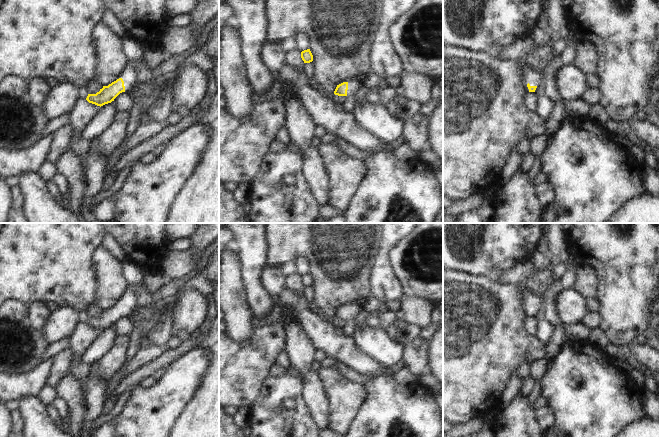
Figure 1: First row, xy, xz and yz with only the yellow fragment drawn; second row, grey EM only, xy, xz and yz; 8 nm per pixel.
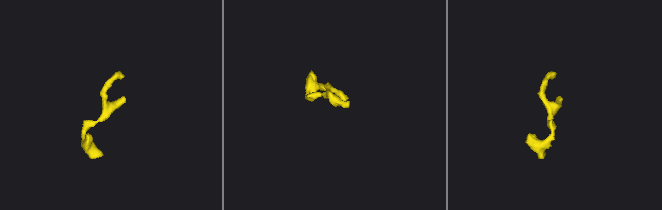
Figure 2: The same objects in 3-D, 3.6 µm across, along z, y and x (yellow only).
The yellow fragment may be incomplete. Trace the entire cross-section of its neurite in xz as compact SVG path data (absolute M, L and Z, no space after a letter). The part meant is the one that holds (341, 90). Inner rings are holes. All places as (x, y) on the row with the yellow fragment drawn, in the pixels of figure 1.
M363 73L356 77L350 78L347 82L337 85L334 94L338 96L347 96L351 100L355 101L356 92L361 88L362 83L368 75L368 73Z

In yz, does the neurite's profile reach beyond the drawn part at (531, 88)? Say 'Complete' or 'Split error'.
Split error

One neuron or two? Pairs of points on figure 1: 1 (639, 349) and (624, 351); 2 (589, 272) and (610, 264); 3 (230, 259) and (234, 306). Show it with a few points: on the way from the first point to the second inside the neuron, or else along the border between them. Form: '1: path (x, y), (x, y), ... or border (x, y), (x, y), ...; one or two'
1: border (628, 345), (638, 360); two
2: border (576, 264), (589, 265), (594, 270), (596, 293); two
3: path (231, 271), (231, 294); one

